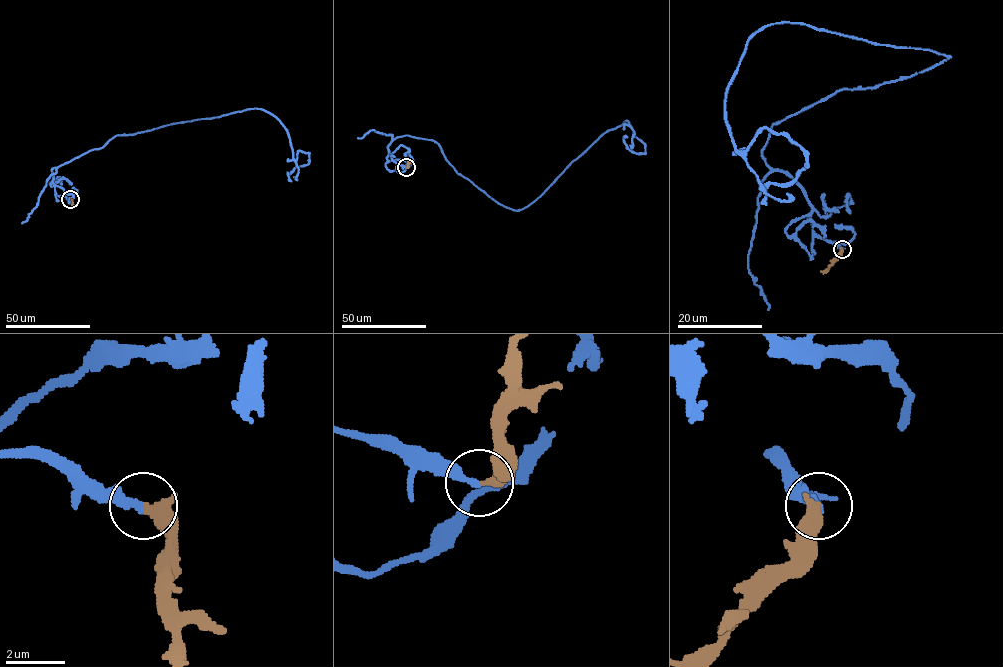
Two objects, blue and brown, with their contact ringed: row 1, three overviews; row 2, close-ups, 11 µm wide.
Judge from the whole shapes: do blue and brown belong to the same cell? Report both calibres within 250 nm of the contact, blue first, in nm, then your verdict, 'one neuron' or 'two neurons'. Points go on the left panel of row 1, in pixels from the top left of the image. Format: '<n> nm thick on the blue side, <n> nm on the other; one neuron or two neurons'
260 nm thick on the blue side, 380 nm on the other; one neuron

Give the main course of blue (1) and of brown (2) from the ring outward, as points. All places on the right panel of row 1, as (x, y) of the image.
1: (842, 249), (762, 157), (771, 128), (949, 56), (761, 28), (734, 146), (765, 127), (807, 161), (766, 205)
2: (842, 249), (840, 256), (821, 271)

